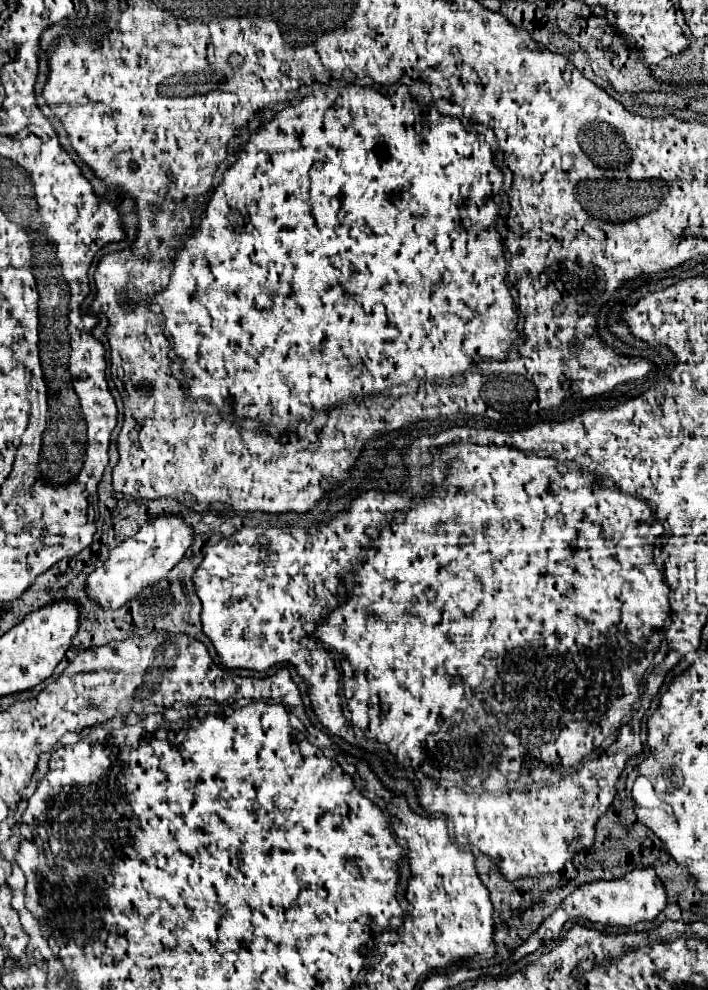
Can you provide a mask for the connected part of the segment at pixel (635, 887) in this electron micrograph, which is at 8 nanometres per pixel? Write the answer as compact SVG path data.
M653 868L633 870L617 880L595 880L589 884L579 886L549 920L575 920L583 918L603 926L619 926L619 928L633 928L643 920L653 920L665 908L667 896L663 884L657 880Z

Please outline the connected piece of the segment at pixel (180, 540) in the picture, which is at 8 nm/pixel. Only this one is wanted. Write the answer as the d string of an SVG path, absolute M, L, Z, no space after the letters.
M157 516L145 522L133 538L123 540L117 548L109 552L103 566L95 568L87 576L85 592L103 610L119 610L127 602L135 600L141 590L157 584L167 572L181 562L187 548L191 546L193 530L183 522L181 516Z

